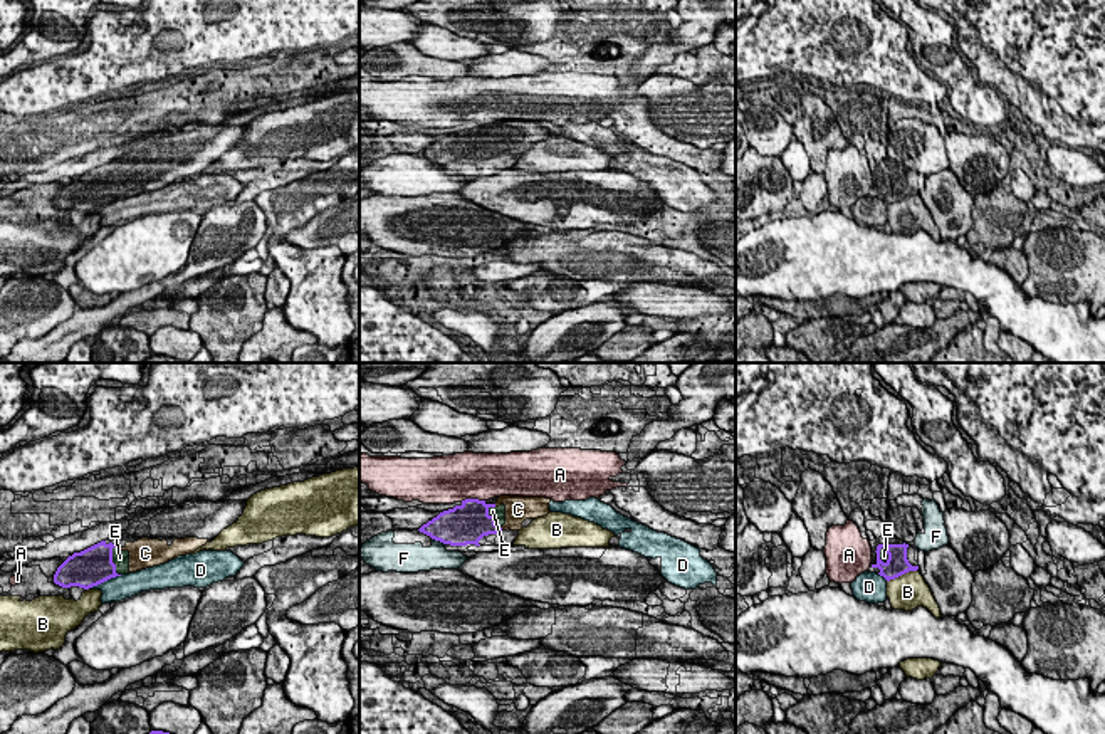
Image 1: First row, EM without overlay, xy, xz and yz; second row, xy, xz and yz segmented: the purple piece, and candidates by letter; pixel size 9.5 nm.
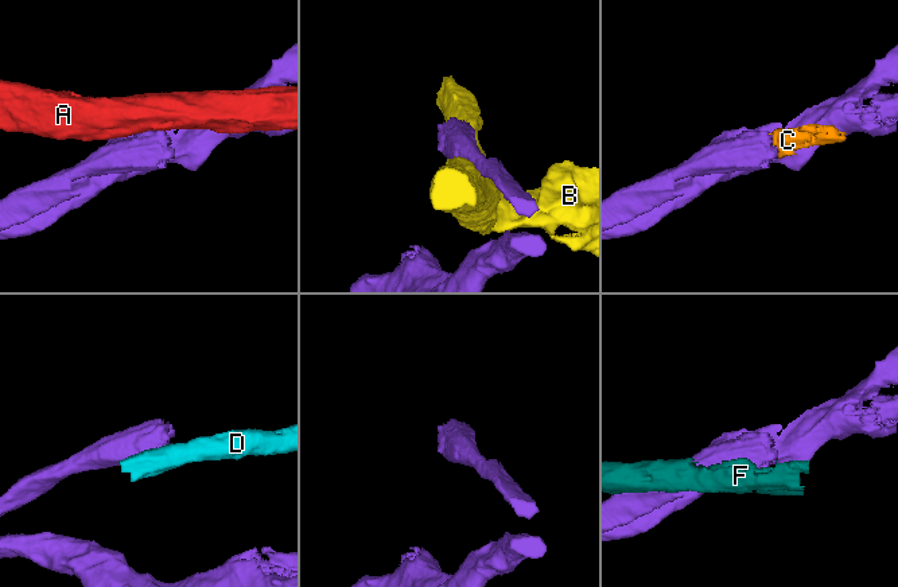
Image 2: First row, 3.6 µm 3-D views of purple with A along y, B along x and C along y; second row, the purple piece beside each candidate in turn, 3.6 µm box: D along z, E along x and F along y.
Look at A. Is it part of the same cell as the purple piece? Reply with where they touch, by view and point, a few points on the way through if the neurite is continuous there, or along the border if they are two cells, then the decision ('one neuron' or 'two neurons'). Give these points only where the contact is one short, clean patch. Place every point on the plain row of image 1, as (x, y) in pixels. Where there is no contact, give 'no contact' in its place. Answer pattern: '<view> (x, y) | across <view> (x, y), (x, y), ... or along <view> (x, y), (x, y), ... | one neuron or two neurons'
xz (472, 123) | along xz (484, 123), (460, 125) | two neurons

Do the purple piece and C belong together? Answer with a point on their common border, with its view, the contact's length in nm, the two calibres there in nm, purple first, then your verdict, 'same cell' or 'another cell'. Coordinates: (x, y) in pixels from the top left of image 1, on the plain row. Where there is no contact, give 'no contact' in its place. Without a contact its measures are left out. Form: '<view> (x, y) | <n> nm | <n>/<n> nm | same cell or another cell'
no contact | same cell

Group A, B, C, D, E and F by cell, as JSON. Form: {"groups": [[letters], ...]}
{"groups": [["A"], ["B"], ["C", "E"], ["D"], ["F"]]}

